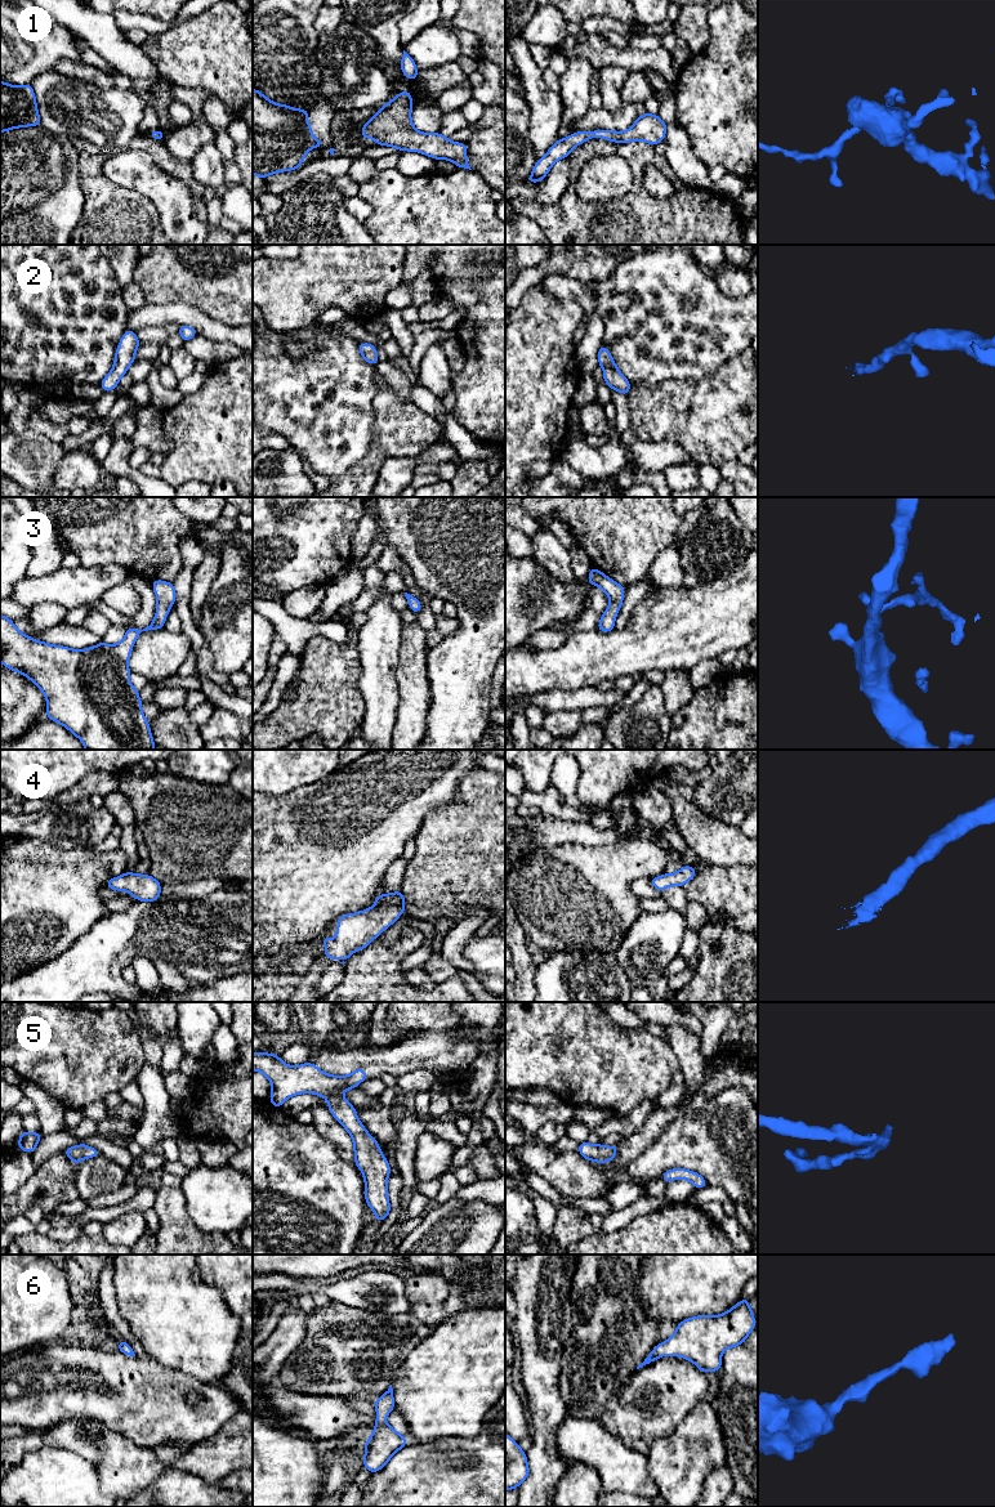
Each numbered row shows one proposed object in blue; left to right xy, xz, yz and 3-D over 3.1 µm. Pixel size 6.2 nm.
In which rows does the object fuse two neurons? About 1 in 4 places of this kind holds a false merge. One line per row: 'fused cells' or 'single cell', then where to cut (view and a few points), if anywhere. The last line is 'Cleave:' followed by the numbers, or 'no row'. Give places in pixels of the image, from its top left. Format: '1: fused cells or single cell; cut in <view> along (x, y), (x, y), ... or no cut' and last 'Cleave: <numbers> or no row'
1: single cell; no cut
2: single cell; no cut
3: single cell; no cut
4: single cell; no cut
5: single cell; no cut
6: single cell; no cut
Cleave: no row

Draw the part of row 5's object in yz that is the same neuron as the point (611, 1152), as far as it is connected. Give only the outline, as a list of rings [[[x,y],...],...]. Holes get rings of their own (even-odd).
[[[588,1141],[579,1142],[577,1153],[585,1159],[597,1163],[608,1163],[617,1155],[617,1145],[606,1146],[602,1144],[589,1144]]]

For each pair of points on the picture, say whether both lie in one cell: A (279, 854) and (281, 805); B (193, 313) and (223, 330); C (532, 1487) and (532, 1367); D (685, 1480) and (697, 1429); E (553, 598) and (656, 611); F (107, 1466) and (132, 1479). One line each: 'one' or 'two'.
A: one
B: one
C: one
D: one
E: two
F: one

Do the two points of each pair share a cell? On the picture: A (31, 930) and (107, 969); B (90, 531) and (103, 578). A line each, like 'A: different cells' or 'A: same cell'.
A: different cells
B: different cells

